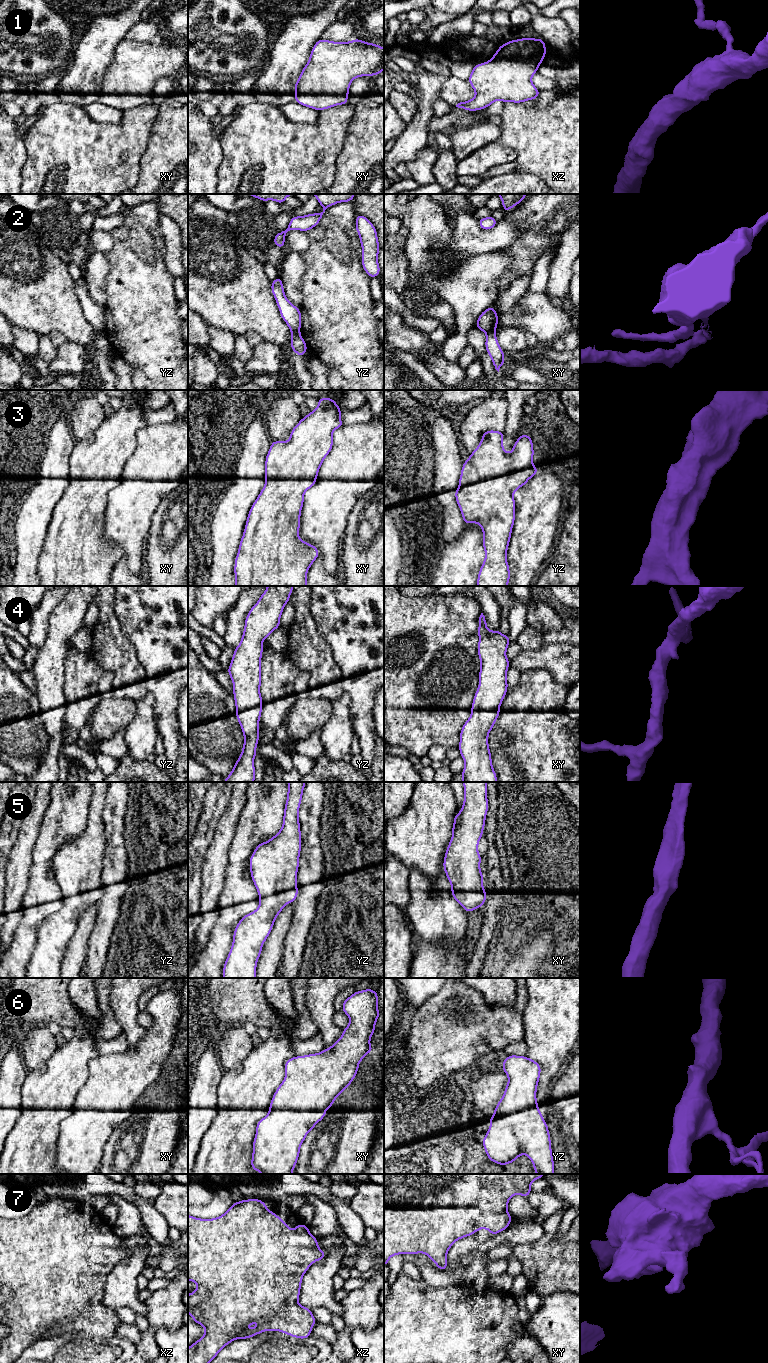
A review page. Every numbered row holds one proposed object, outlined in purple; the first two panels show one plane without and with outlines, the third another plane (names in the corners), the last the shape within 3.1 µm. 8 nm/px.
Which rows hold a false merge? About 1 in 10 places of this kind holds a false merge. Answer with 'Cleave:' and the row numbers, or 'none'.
Cleave: 2

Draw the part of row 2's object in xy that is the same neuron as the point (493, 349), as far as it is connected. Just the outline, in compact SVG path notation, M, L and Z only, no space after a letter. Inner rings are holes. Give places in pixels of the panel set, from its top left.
M495 331L486 333L485 348L492 359L492 364L499 372L500 367L506 362L504 351L499 346Z

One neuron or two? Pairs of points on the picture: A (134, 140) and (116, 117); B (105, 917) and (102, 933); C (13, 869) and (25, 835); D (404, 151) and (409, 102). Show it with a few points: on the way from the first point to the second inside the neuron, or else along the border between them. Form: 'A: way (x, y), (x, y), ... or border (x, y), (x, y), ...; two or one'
A: border (123, 112), (122, 119), (119, 122), (96, 121); two
B: way (105, 921), (103, 929); one
C: way (19, 861), (24, 843); one
D: border (416, 101), (417, 111), (407, 124); two

